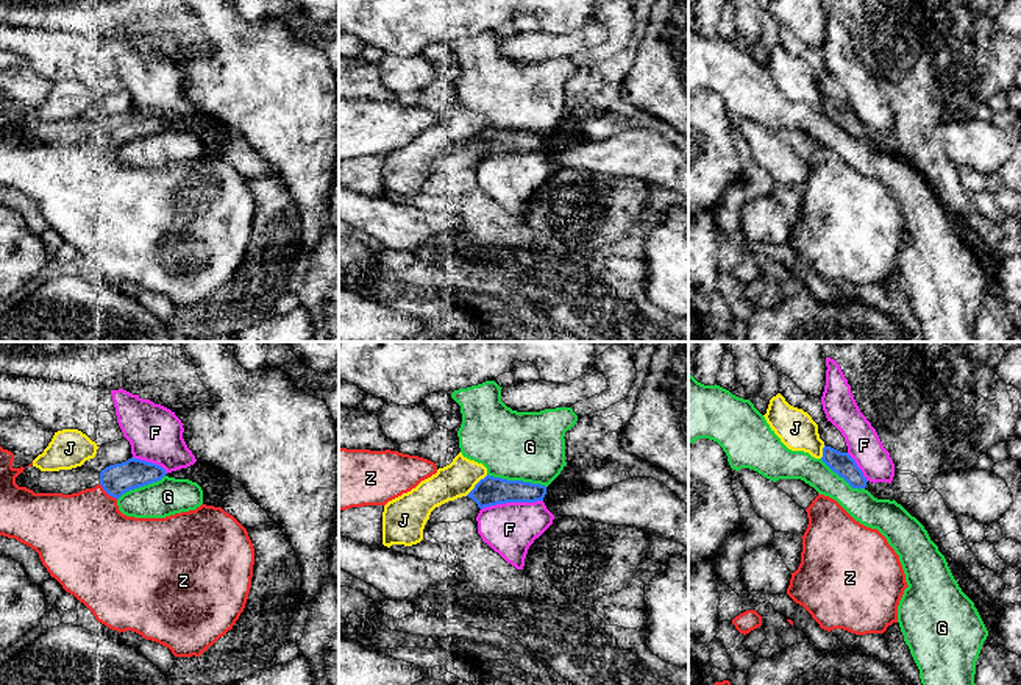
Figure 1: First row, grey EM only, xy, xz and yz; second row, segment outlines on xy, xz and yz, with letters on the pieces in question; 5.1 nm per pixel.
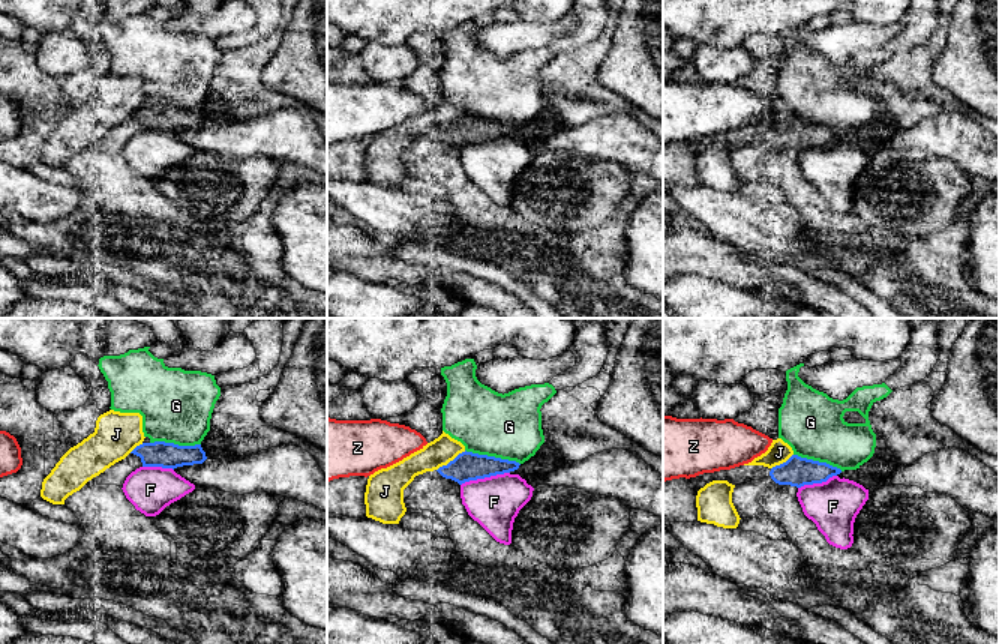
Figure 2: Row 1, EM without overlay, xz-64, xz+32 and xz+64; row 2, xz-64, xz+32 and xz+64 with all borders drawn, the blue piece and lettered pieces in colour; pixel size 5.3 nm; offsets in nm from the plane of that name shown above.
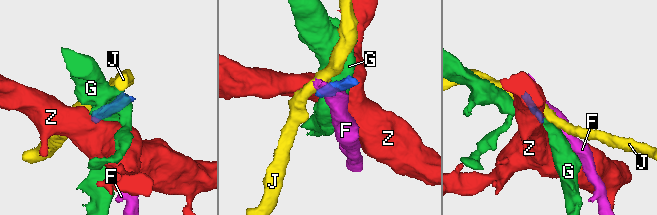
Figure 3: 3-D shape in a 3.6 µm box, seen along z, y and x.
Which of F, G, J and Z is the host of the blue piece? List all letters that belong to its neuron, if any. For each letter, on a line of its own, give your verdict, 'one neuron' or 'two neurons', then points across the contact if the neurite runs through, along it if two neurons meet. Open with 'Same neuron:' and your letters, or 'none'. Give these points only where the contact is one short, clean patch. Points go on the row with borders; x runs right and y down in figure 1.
Same neuron: none
F: two neurons; border along xz (542, 500), (506, 501), (481, 509)
G: two neurons
J: two neurons; border along xz (487, 475), (466, 495)
Z: two neurons

